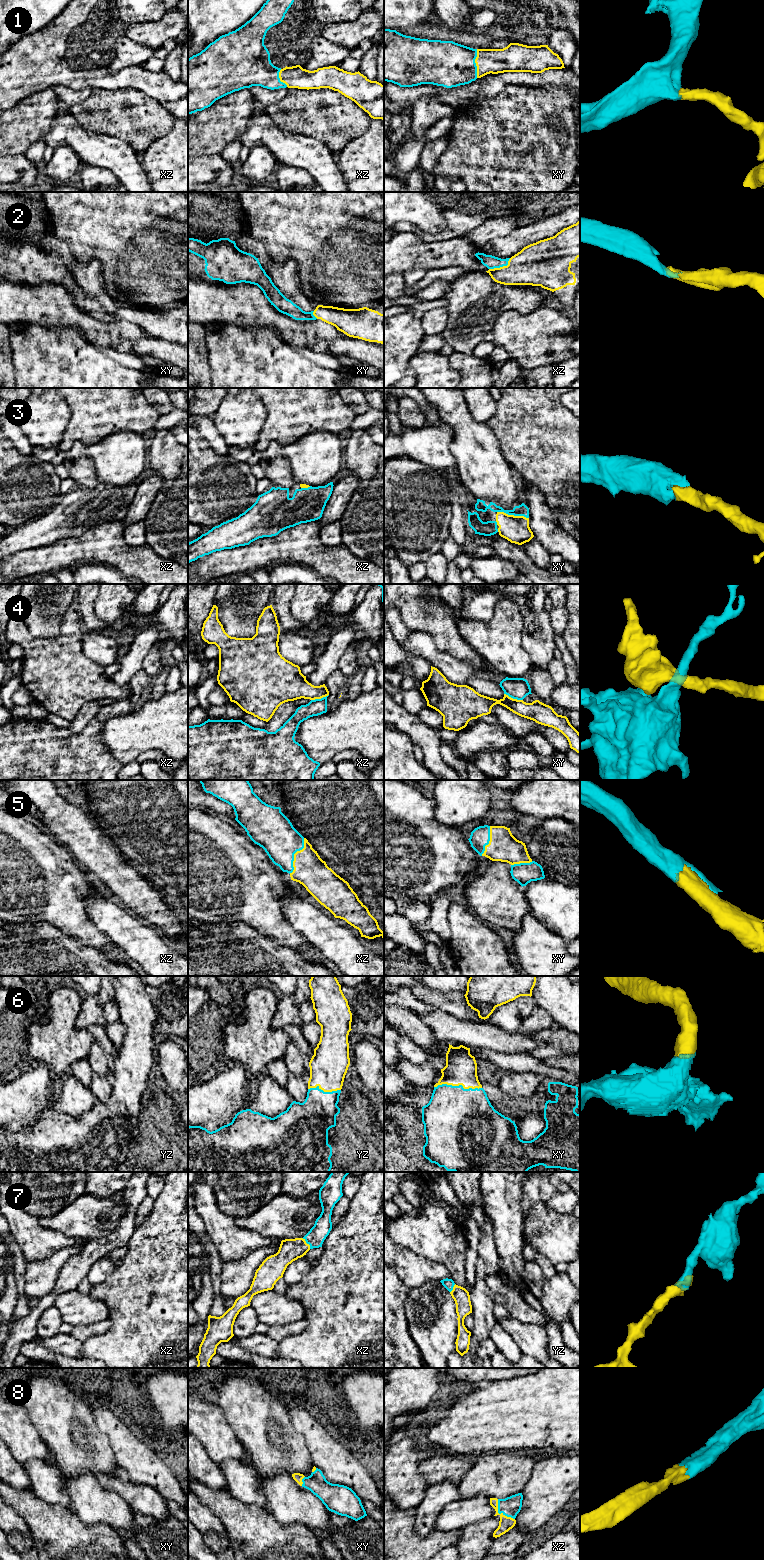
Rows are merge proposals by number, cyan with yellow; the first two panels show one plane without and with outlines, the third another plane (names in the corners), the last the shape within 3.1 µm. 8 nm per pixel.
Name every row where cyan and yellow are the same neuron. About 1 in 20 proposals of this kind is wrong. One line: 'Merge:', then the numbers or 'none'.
Merge: 1, 2, 3, 5, 6, 7, 8

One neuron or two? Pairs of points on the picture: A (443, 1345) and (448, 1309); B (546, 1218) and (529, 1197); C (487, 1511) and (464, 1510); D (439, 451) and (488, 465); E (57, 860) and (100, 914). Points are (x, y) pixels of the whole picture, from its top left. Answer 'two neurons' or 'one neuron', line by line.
A: one neuron
B: two neurons
C: one neuron
D: two neurons
E: two neurons

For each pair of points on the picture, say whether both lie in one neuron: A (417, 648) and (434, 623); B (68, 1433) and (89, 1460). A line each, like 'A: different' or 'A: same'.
A: different
B: same

